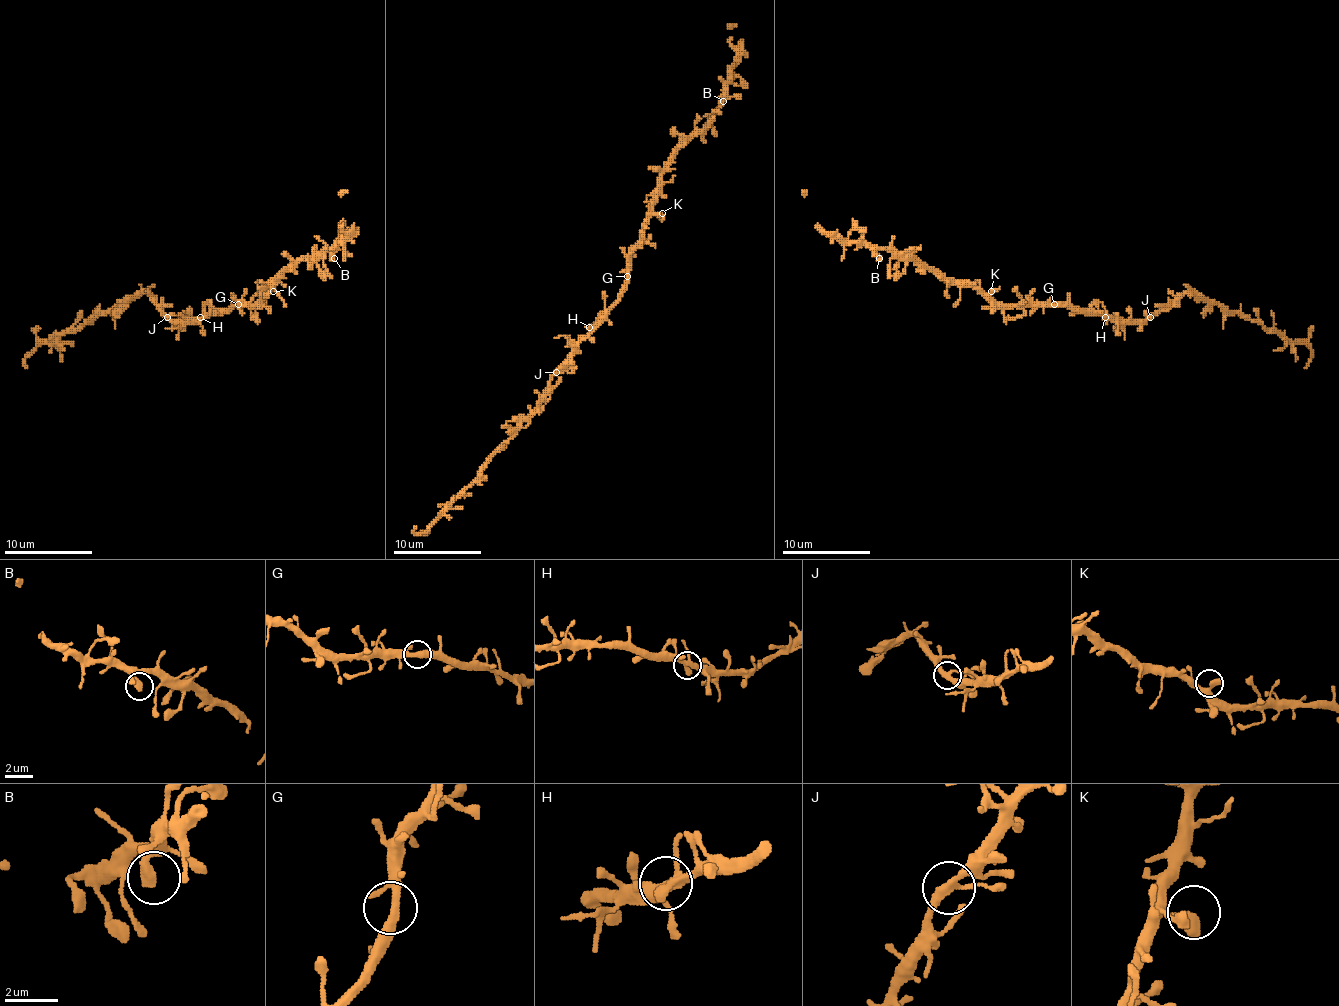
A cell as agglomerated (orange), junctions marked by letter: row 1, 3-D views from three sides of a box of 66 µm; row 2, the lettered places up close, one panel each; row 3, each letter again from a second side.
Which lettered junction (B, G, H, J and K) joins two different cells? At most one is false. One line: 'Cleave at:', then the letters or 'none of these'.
Cleave at: none of these

